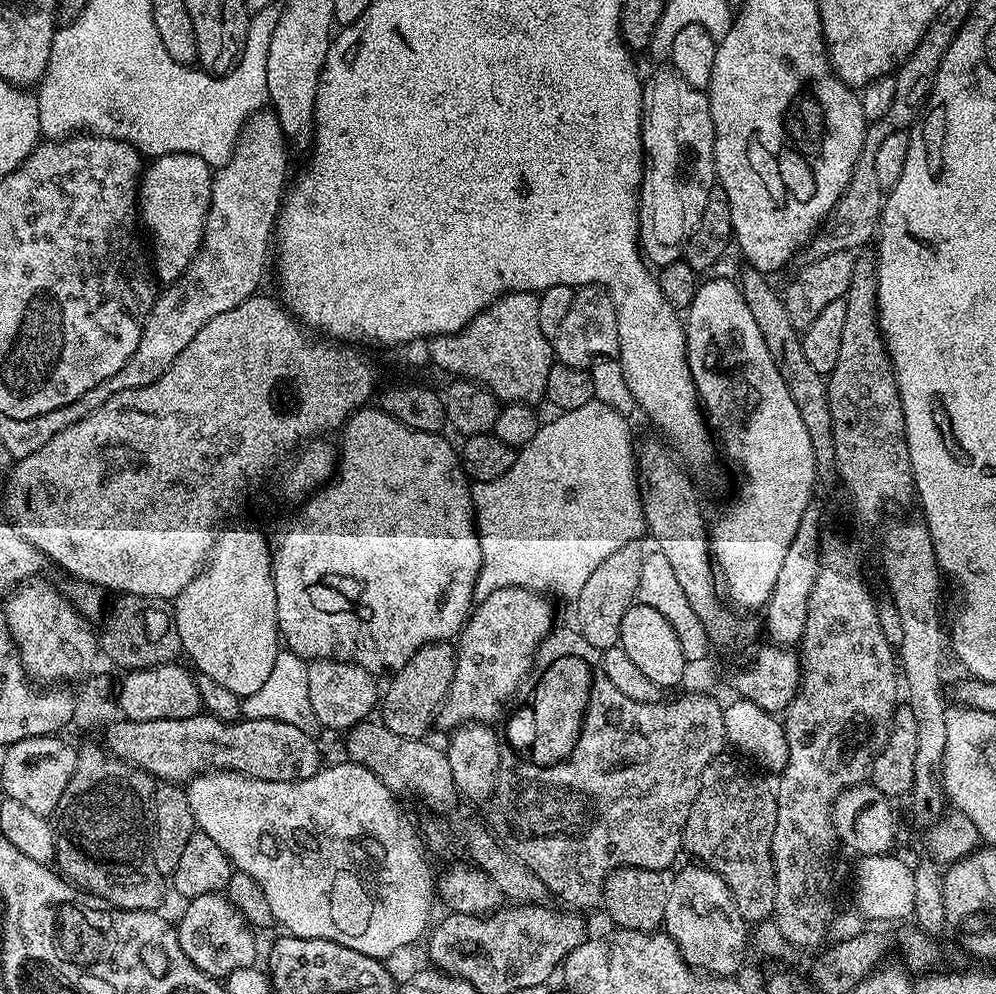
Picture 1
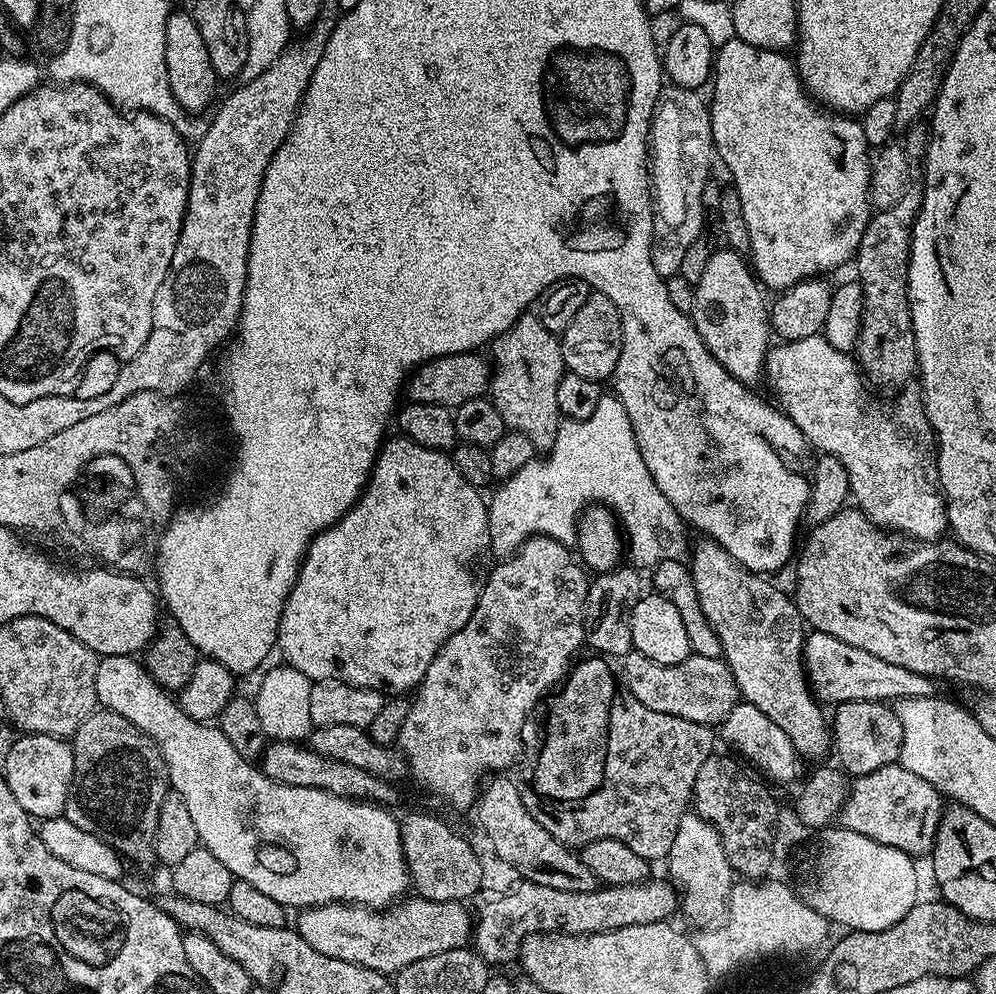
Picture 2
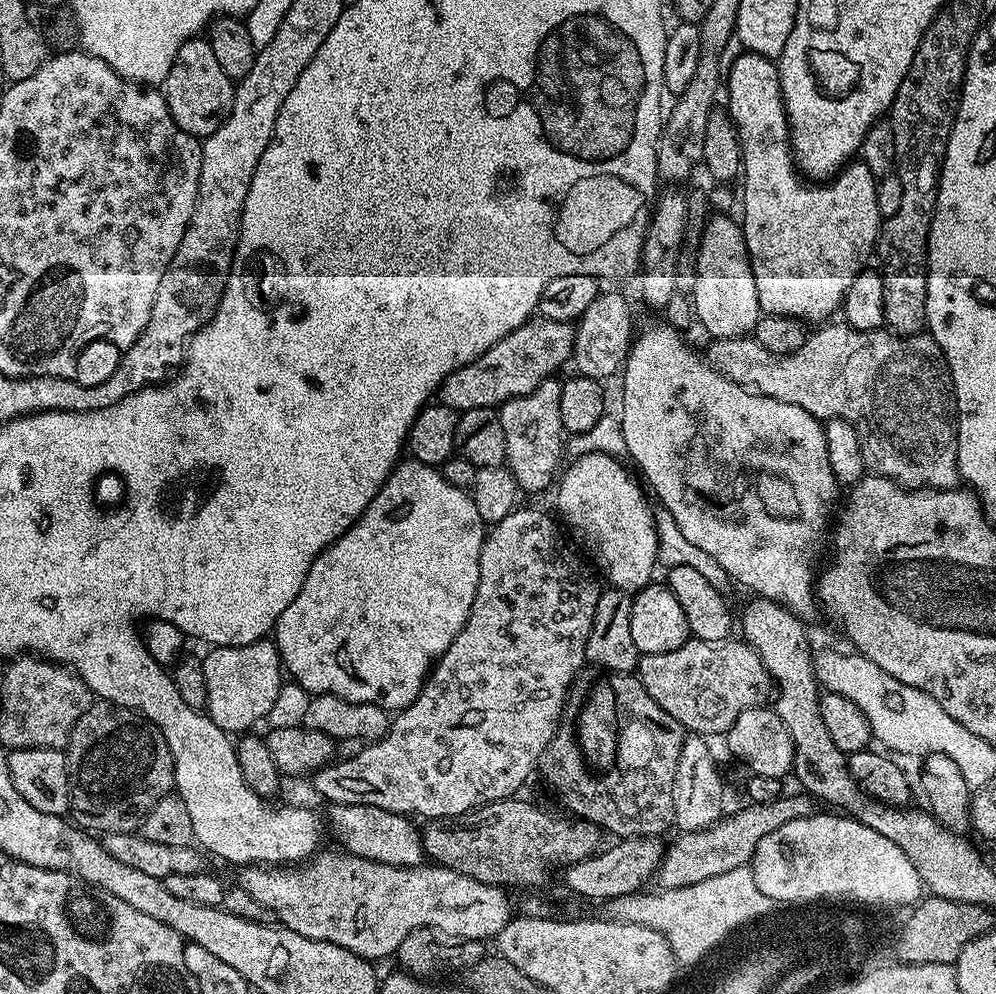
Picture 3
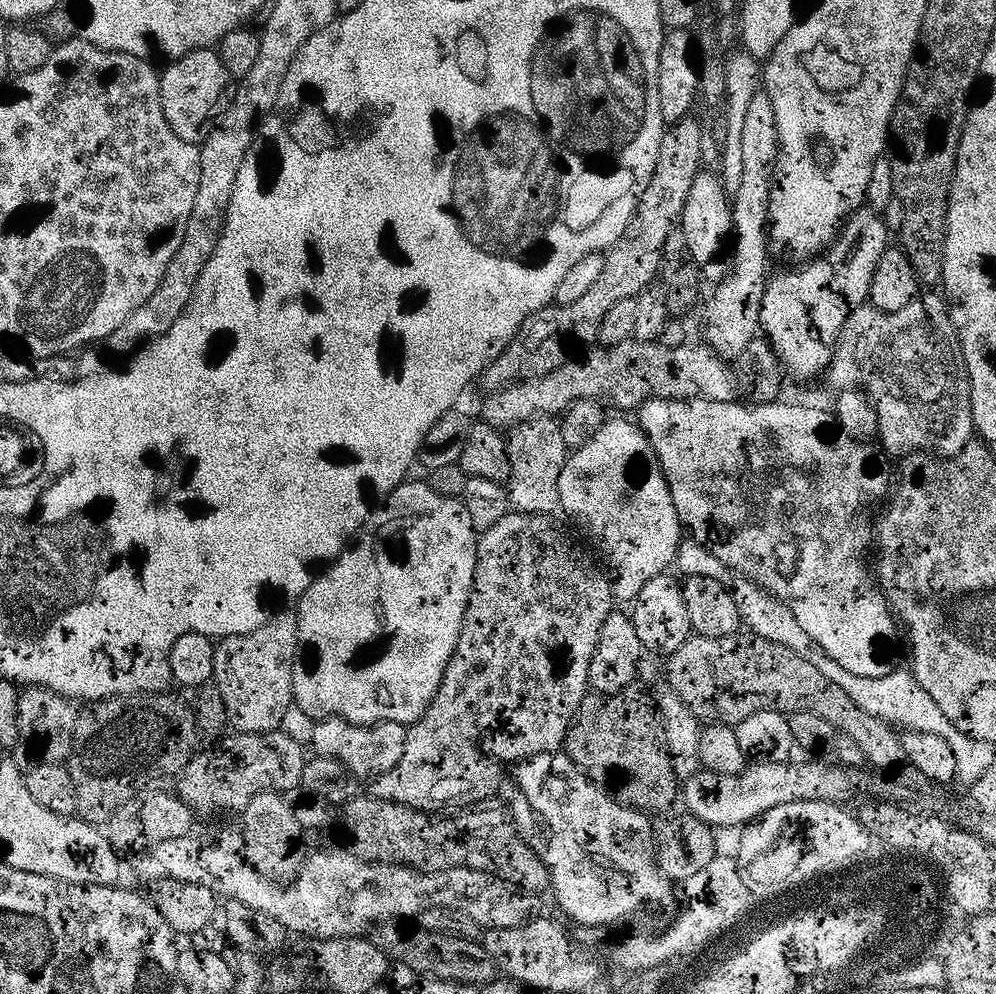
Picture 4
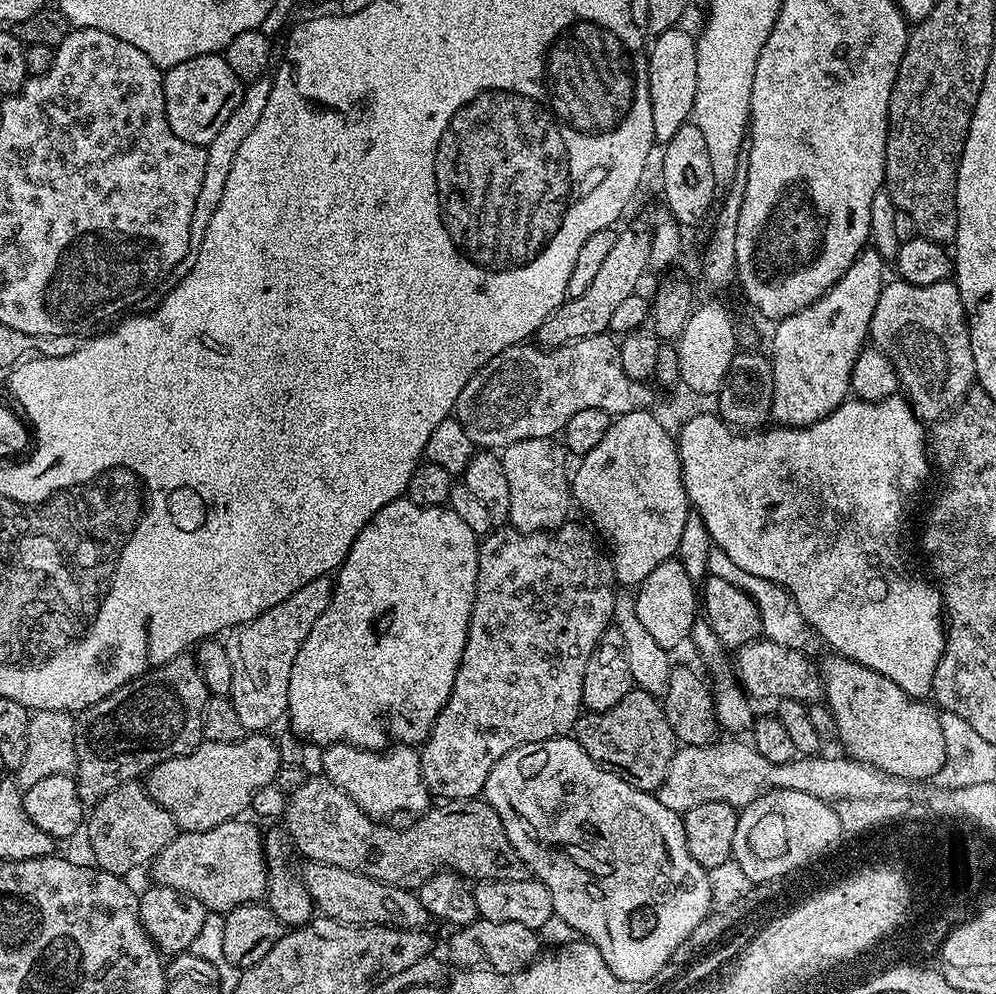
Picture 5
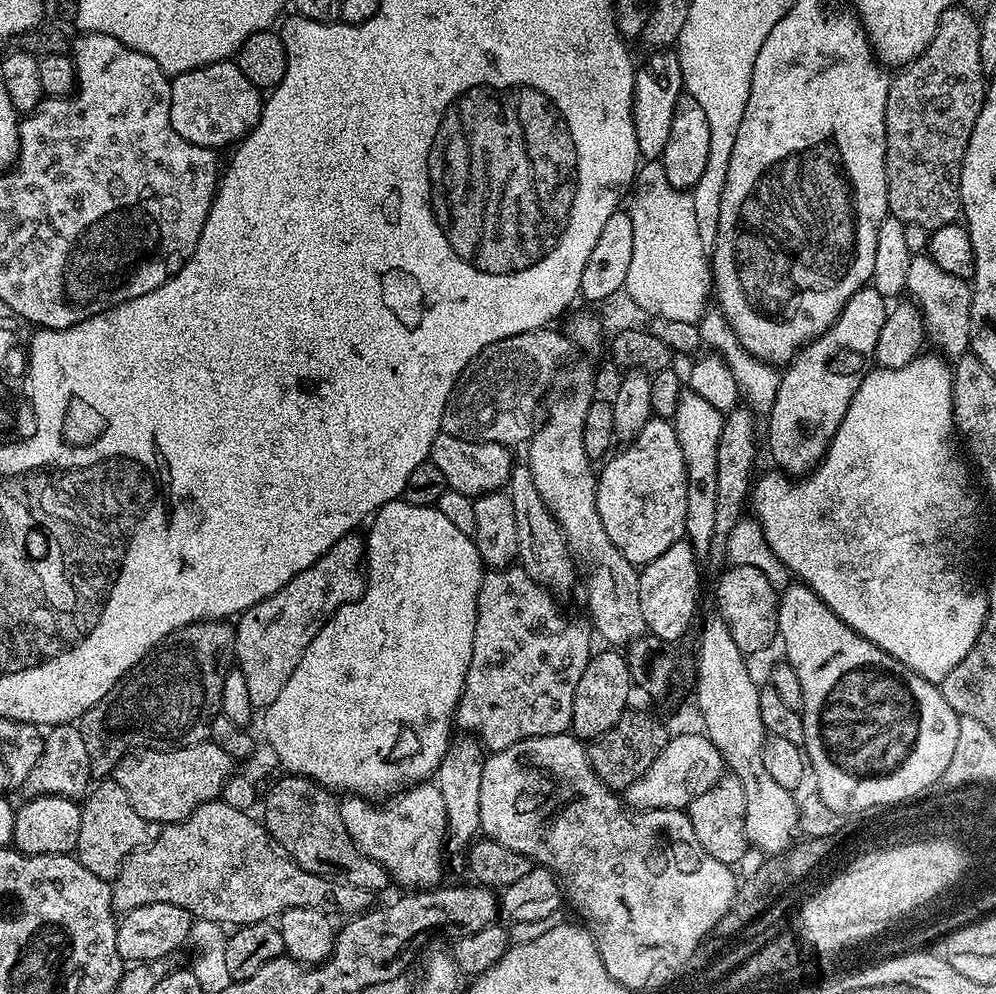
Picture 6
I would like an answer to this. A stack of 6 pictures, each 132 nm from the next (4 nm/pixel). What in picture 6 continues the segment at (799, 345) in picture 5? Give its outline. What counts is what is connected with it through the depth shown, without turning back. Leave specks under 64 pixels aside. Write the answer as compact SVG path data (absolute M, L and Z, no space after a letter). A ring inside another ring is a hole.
M870 286L860 288L852 295L850 302L846 302L838 319L818 339L811 340L806 347L800 349L783 369L774 406L768 412L766 423L768 423L768 448L772 451L773 462L776 463L773 465L789 477L807 476L828 452L838 426L846 418L846 410L858 386L869 371L870 361L876 355L878 334L881 333L882 322L886 322L890 311L889 305L884 304L887 304L886 297L878 294L878 290Z

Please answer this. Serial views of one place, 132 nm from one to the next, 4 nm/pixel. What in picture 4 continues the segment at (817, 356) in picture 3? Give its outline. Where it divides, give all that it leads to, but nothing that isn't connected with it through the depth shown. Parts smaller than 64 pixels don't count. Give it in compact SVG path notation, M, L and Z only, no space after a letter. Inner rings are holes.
M917 295L902 310L883 312L865 302L857 306L846 318L836 349L826 373L832 390L843 388L862 389L876 411L878 426L876 436L884 448L895 458L903 458L911 452L931 452L941 458L957 456L973 439L972 411L970 410L970 382L966 362L962 358L962 346L956 337L948 306L943 295ZM629 338L608 346L596 346L583 353L575 360L568 360L558 370L539 376L533 380L521 380L519 384L510 384L497 392L488 392L484 400L483 423L501 430L511 430L523 420L531 420L537 416L555 417L574 402L582 398L598 400L605 405L613 404L616 408L639 409L646 400L713 400L714 402L732 402L737 399L738 377L733 365L718 355L713 348L704 342L692 344L686 342L682 346L662 346L659 339L638 340Z

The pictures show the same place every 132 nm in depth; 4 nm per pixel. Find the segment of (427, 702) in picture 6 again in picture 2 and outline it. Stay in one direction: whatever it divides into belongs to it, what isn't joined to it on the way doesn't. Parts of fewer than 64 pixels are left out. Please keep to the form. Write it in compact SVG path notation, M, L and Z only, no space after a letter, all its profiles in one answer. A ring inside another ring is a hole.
M403 434L385 439L376 455L376 464L368 478L368 486L364 489L357 504L342 517L338 523L319 532L310 542L307 554L300 565L300 573L290 590L288 600L282 610L278 652L294 670L302 670L306 678L311 680L340 680L350 686L359 688L378 688L385 694L408 694L424 681L430 662L438 654L438 650L466 622L470 622L470 614L474 614L474 606L478 606L478 598L488 580L490 563L490 530L488 529L488 506L481 489L475 488L462 474L458 474L458 466L454 466L448 452L430 450L426 446L418 446L418 442L408 439Z

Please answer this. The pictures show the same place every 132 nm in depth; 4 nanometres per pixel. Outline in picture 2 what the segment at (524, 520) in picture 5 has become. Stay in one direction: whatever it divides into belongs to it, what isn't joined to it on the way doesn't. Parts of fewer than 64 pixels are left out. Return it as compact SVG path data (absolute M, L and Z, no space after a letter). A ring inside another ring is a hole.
M525 314L513 328L492 341L490 351L494 365L490 399L498 414L502 414L505 429L526 434L537 449L551 448L562 423L558 410L558 382L566 371L557 333L546 330L534 314Z

